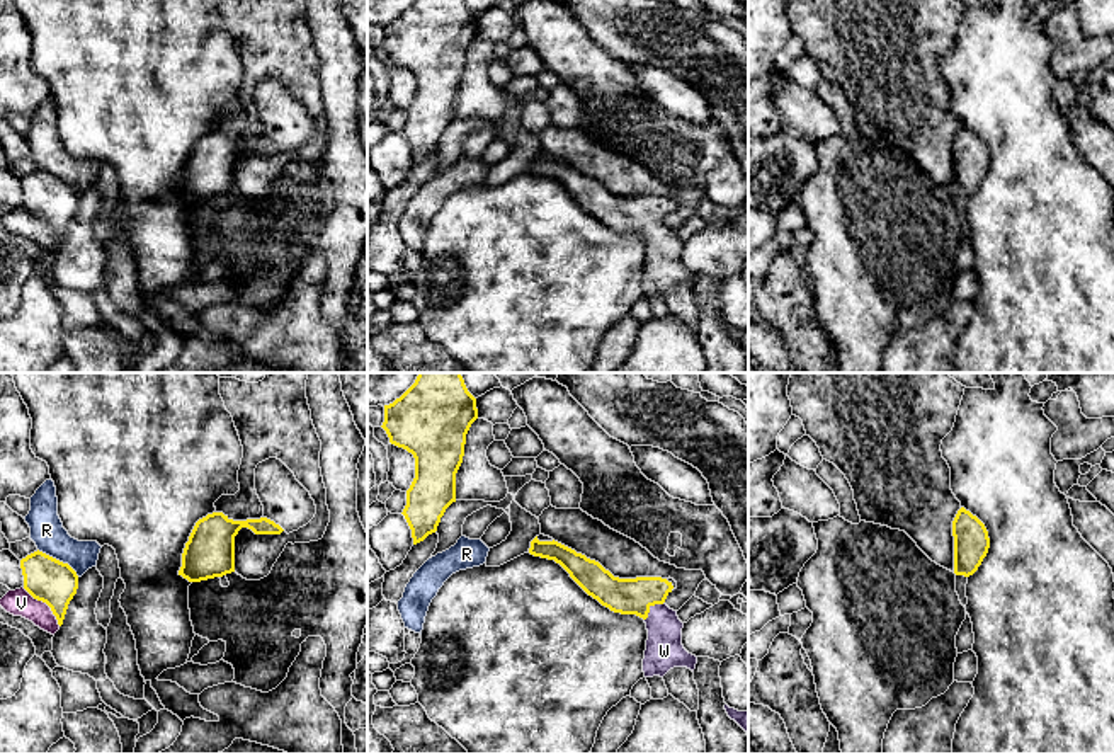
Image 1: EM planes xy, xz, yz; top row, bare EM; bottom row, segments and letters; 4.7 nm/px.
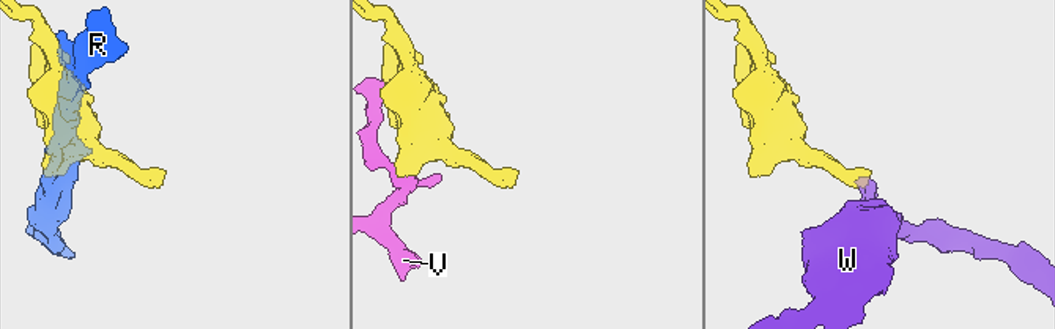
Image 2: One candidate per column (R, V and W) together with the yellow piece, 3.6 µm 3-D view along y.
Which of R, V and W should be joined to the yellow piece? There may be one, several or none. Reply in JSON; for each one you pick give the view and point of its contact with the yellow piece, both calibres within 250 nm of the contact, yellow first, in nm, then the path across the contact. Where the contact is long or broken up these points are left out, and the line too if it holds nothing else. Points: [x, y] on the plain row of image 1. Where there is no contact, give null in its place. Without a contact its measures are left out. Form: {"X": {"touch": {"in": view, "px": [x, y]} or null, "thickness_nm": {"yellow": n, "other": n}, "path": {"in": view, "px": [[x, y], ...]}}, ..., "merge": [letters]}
{"W": {"touch": {"in": "xz", "px": [648, 227]}, "thickness_nm": {"yellow": 180, "other": 180}, "path": {"in": "xz", "px": [[628, 215], [636, 215], [648, 227], [664, 244], [664, 269]]}}, "merge": ["W"]}

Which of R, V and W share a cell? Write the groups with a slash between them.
R / V / W

